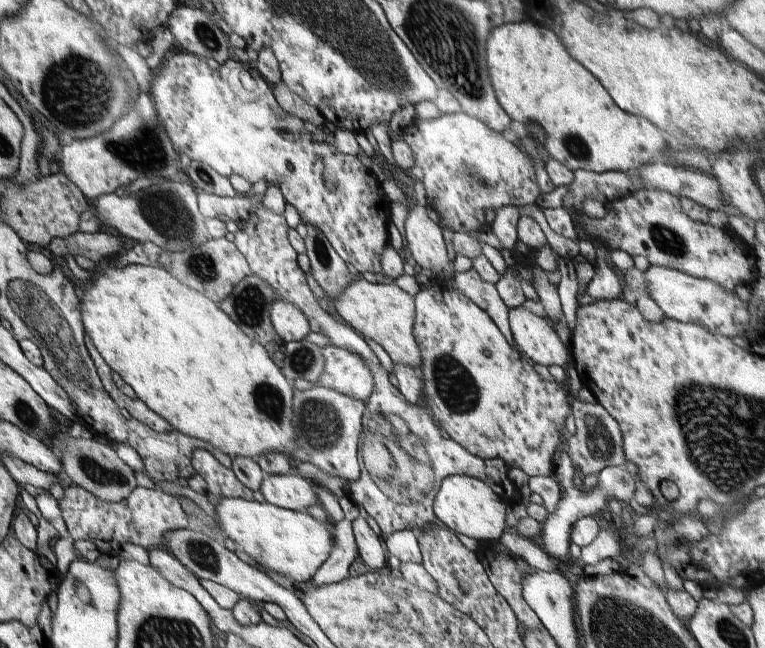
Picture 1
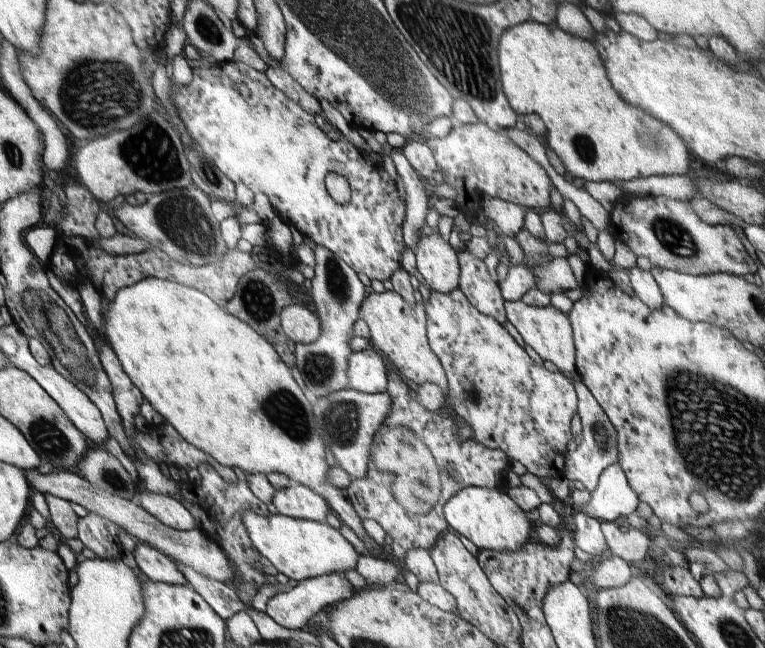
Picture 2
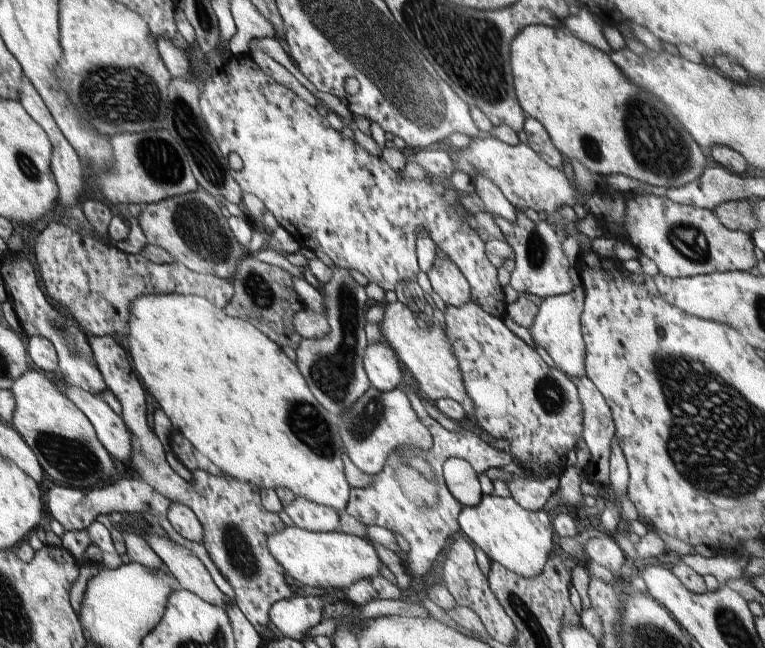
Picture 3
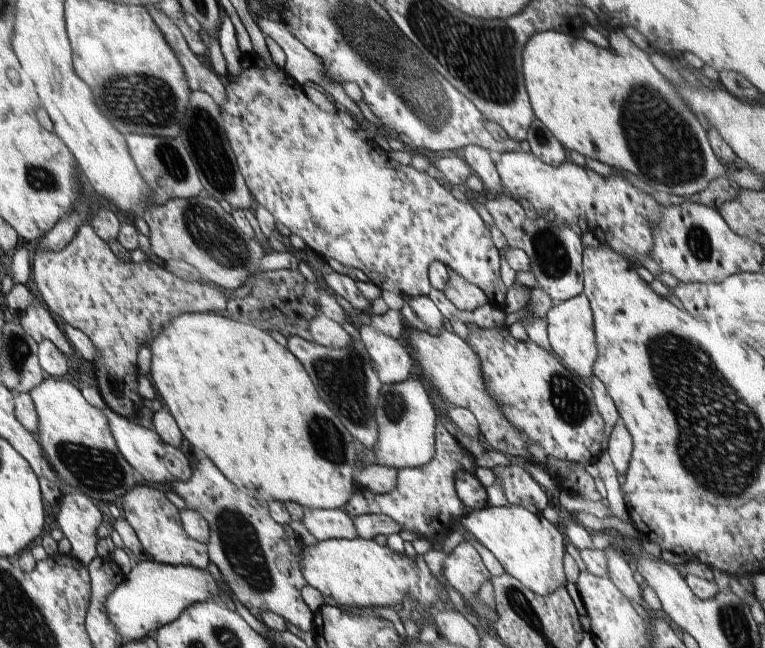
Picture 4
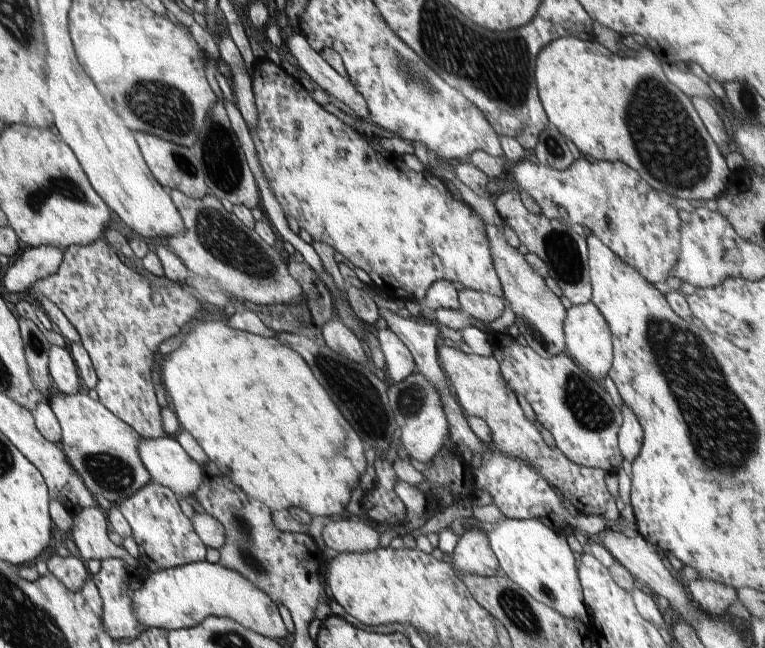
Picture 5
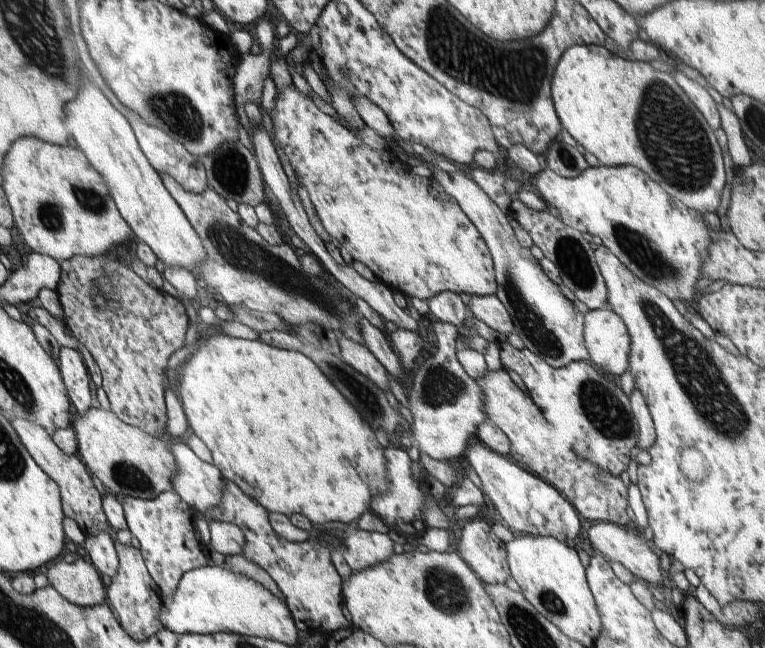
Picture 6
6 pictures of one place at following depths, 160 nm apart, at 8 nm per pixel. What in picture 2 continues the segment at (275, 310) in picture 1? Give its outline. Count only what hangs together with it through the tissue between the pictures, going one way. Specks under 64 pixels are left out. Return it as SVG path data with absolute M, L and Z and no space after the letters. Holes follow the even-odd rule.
M298 301L285 306L281 312L281 325L284 332L297 344L309 345L321 333L321 321L306 303Z

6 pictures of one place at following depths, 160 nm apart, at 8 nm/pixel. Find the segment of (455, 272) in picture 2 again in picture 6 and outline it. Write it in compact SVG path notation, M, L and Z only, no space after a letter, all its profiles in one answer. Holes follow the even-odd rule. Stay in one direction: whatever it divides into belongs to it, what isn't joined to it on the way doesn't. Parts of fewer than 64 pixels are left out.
M495 295L472 296L467 309L471 316L481 320L496 332L509 336L515 333L510 314Z

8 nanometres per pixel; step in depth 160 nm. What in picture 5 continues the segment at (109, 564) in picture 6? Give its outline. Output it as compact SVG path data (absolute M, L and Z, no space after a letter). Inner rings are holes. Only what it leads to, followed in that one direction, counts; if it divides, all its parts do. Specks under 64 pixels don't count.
M84 508L74 513L72 530L69 537L74 541L82 560L105 560L114 558L124 560L130 568L141 569L139 560L132 558L122 546L116 546L108 538L108 525L106 516L96 508Z

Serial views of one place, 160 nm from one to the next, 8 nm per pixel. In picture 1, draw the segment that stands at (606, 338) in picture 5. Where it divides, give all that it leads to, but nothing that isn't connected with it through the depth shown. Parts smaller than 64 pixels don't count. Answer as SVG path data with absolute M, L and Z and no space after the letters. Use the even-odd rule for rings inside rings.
M524 305L509 310L509 325L513 339L529 356L532 364L567 368L571 360L568 349L546 316L530 312Z

